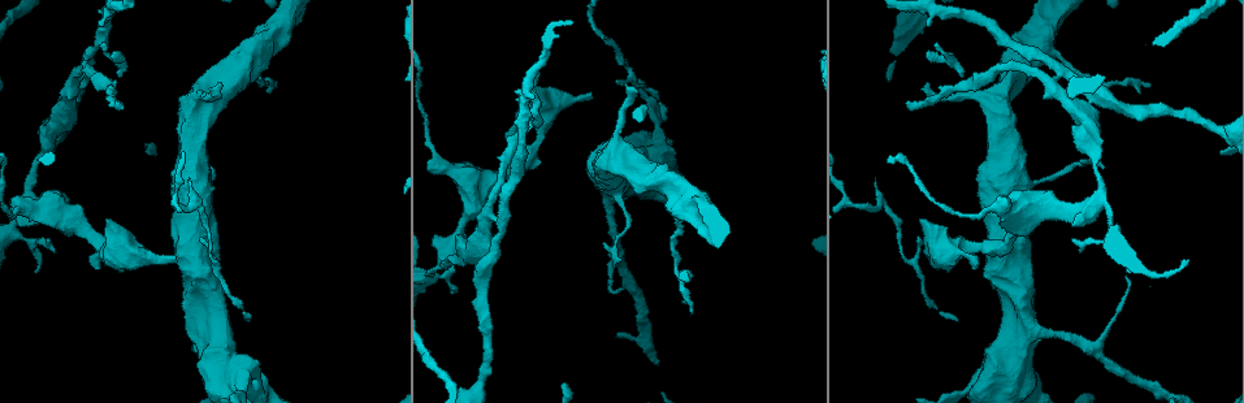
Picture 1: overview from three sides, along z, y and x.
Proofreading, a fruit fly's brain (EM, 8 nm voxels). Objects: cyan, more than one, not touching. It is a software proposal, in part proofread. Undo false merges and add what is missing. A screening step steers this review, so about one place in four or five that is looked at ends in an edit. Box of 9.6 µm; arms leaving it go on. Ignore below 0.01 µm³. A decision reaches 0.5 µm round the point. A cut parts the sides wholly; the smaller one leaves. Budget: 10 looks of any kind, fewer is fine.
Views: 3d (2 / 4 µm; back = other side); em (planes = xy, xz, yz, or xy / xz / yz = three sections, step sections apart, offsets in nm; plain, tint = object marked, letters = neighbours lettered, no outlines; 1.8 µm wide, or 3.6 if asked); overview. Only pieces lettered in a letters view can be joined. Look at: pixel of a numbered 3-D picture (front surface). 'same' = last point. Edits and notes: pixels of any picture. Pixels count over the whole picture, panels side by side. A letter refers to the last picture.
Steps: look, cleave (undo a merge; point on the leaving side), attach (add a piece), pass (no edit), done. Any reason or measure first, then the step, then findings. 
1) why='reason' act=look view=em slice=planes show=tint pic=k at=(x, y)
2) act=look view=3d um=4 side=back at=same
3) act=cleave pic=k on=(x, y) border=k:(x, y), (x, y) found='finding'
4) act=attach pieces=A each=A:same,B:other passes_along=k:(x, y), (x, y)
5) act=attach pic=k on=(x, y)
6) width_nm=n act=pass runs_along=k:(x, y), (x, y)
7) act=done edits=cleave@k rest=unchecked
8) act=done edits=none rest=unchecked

why='branch stops here' act=look view=em slice=yz step=8 show=letters pic=1 at=(592, 93)

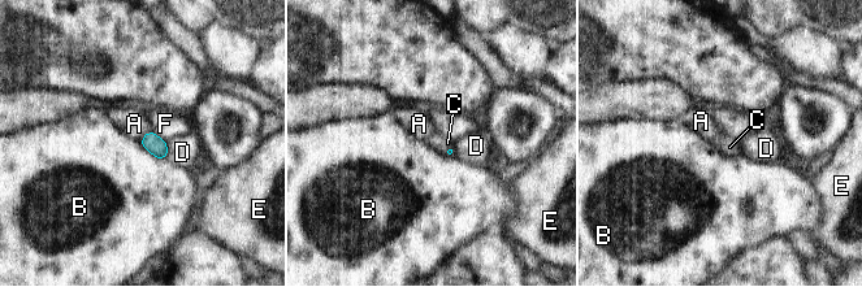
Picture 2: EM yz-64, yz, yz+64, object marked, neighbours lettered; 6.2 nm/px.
why='another direction' act=look view=em slice=planes show=letters at=same

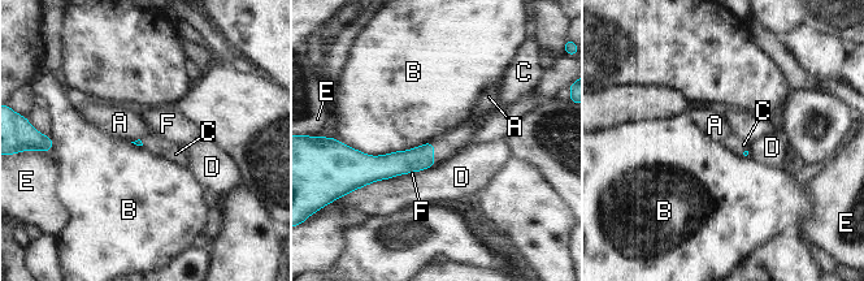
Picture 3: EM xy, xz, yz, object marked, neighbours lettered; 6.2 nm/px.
longest_contact=B:550nm act=attach pieces=C each=A:other,B:other,C:same,D:other,E:other,F:other found='it goes on there'

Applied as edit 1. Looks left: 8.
why='an open end' act=look view=3d um=4 pic=1 at=(634, 92)

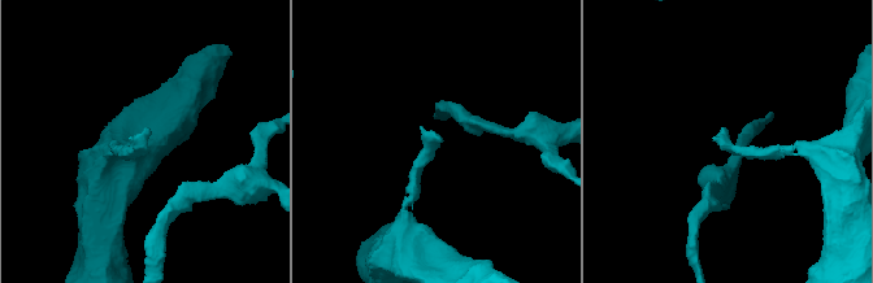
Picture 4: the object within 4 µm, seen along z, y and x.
act=look view=em slice=xz step=8 show=tint pic=4 at=(435, 136)

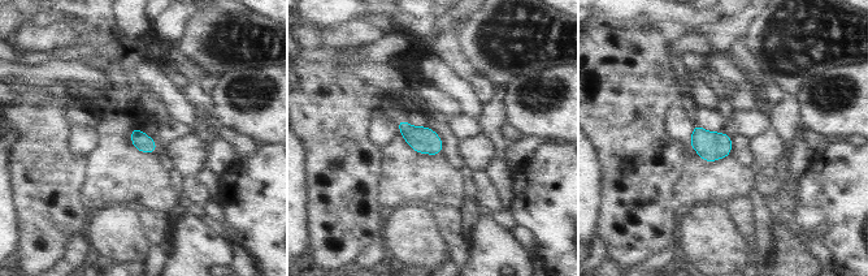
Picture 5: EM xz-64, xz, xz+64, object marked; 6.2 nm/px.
act=look view=em slice=xy step=4 show=letters at=same

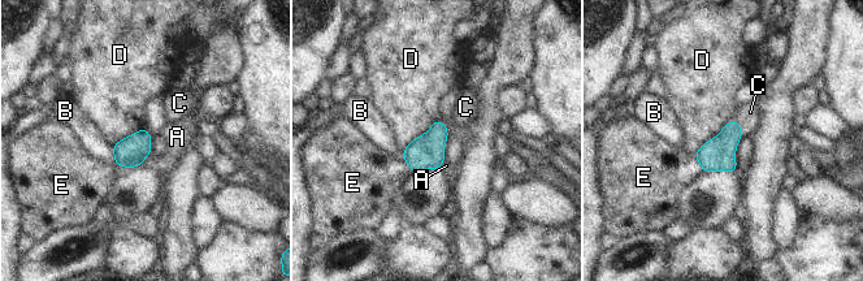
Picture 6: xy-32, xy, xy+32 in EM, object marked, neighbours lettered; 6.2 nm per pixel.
act=attach pieces=C each=A:other,B:other,C:same,D:other,E:other found='it goes on there'

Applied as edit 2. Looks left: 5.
why='free end' act=look view=3d um=4 pic=1 at=(535, 124)

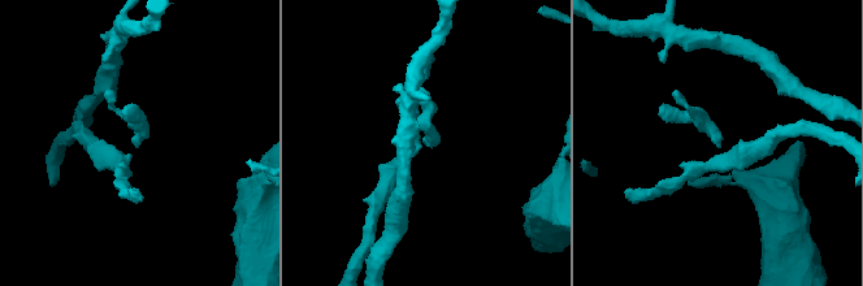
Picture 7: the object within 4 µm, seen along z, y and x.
why='now the EM' act=look view=em slice=planes show=letters pic=7 at=(136, 145)

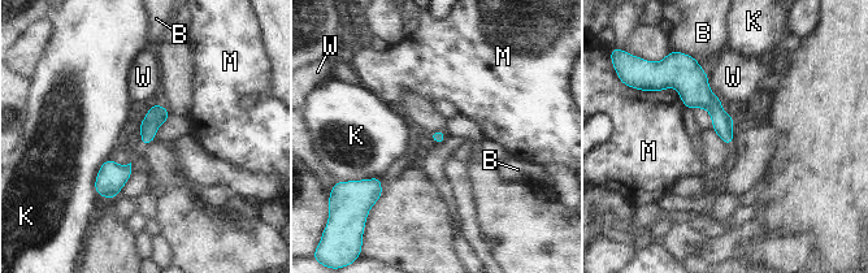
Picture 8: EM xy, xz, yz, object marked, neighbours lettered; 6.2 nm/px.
act=pass each=B:other,K:other,M:other,W:other runs_along=8:(688, 72), (729, 141) found='none of them fits'

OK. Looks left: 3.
why='branch stops here' act=look view=3d um=4 pic=1 at=(975, 268)

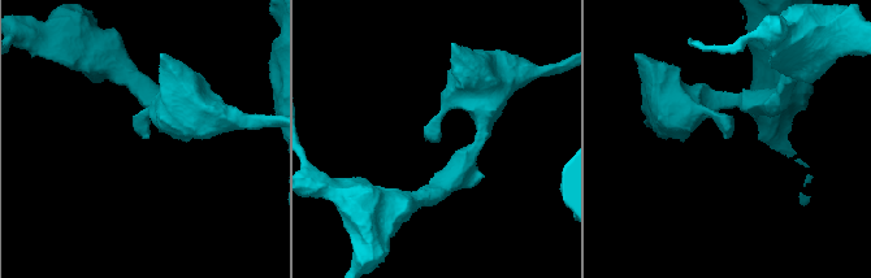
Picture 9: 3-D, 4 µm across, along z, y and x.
act=look view=em slice=xz step=8 show=tint pic=9 at=(438, 136)

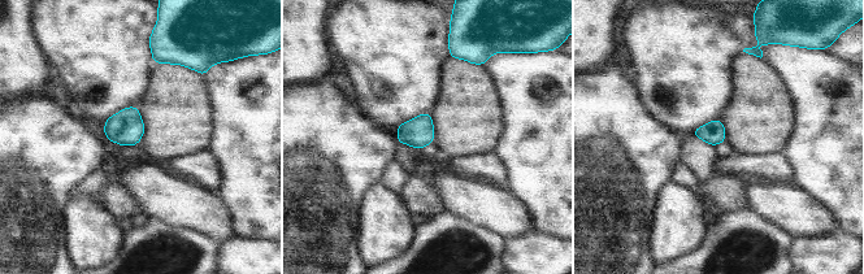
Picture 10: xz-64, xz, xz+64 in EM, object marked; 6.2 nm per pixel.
act=look view=em slice=xz step=8 show=letters at=same

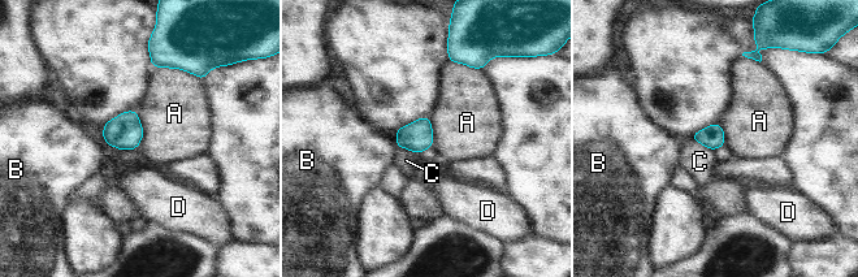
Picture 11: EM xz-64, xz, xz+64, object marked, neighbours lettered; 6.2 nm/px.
width_nm=140 act=pass each=A:other,B:other,C:other,D:other border=11:(152, 66), (181, 68), (202, 81) found='no lettered piece goes on from it'

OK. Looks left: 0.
act=done edits=attach@3,attach@6 rest=unchecked

